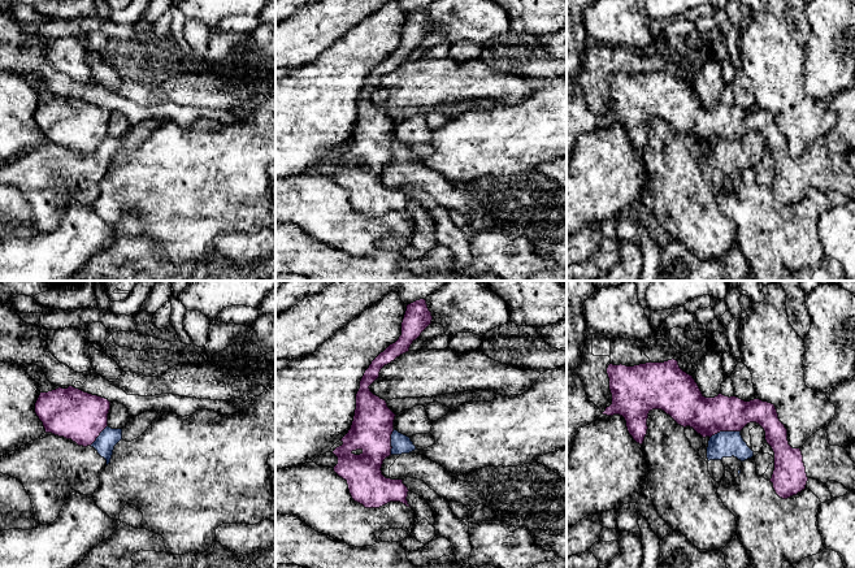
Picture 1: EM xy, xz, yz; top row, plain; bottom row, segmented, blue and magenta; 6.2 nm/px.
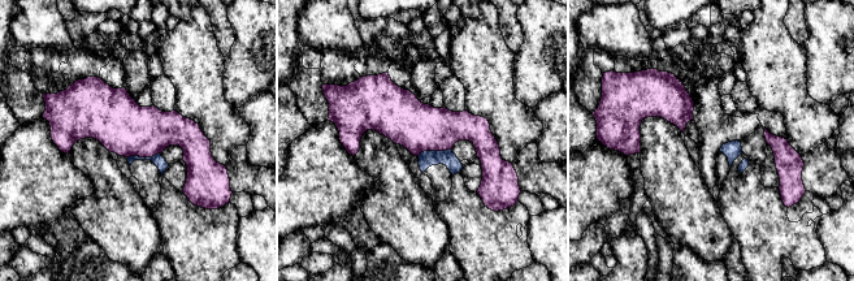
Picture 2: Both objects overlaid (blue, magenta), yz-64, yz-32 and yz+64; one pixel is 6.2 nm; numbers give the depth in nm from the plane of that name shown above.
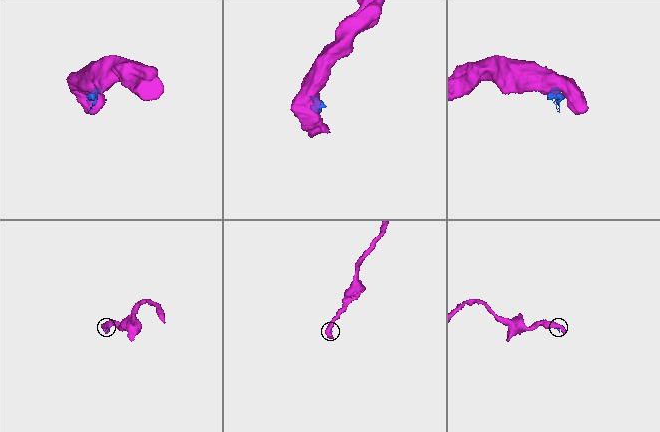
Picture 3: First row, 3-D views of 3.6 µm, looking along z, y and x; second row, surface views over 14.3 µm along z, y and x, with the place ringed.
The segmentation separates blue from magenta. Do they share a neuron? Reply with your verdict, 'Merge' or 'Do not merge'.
Do not merge

